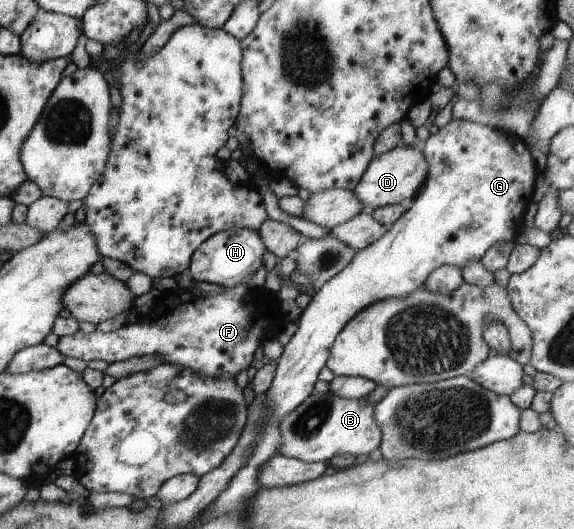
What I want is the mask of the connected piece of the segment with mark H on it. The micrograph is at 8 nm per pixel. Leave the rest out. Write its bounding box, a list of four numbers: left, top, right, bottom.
[187,228,266,289]

